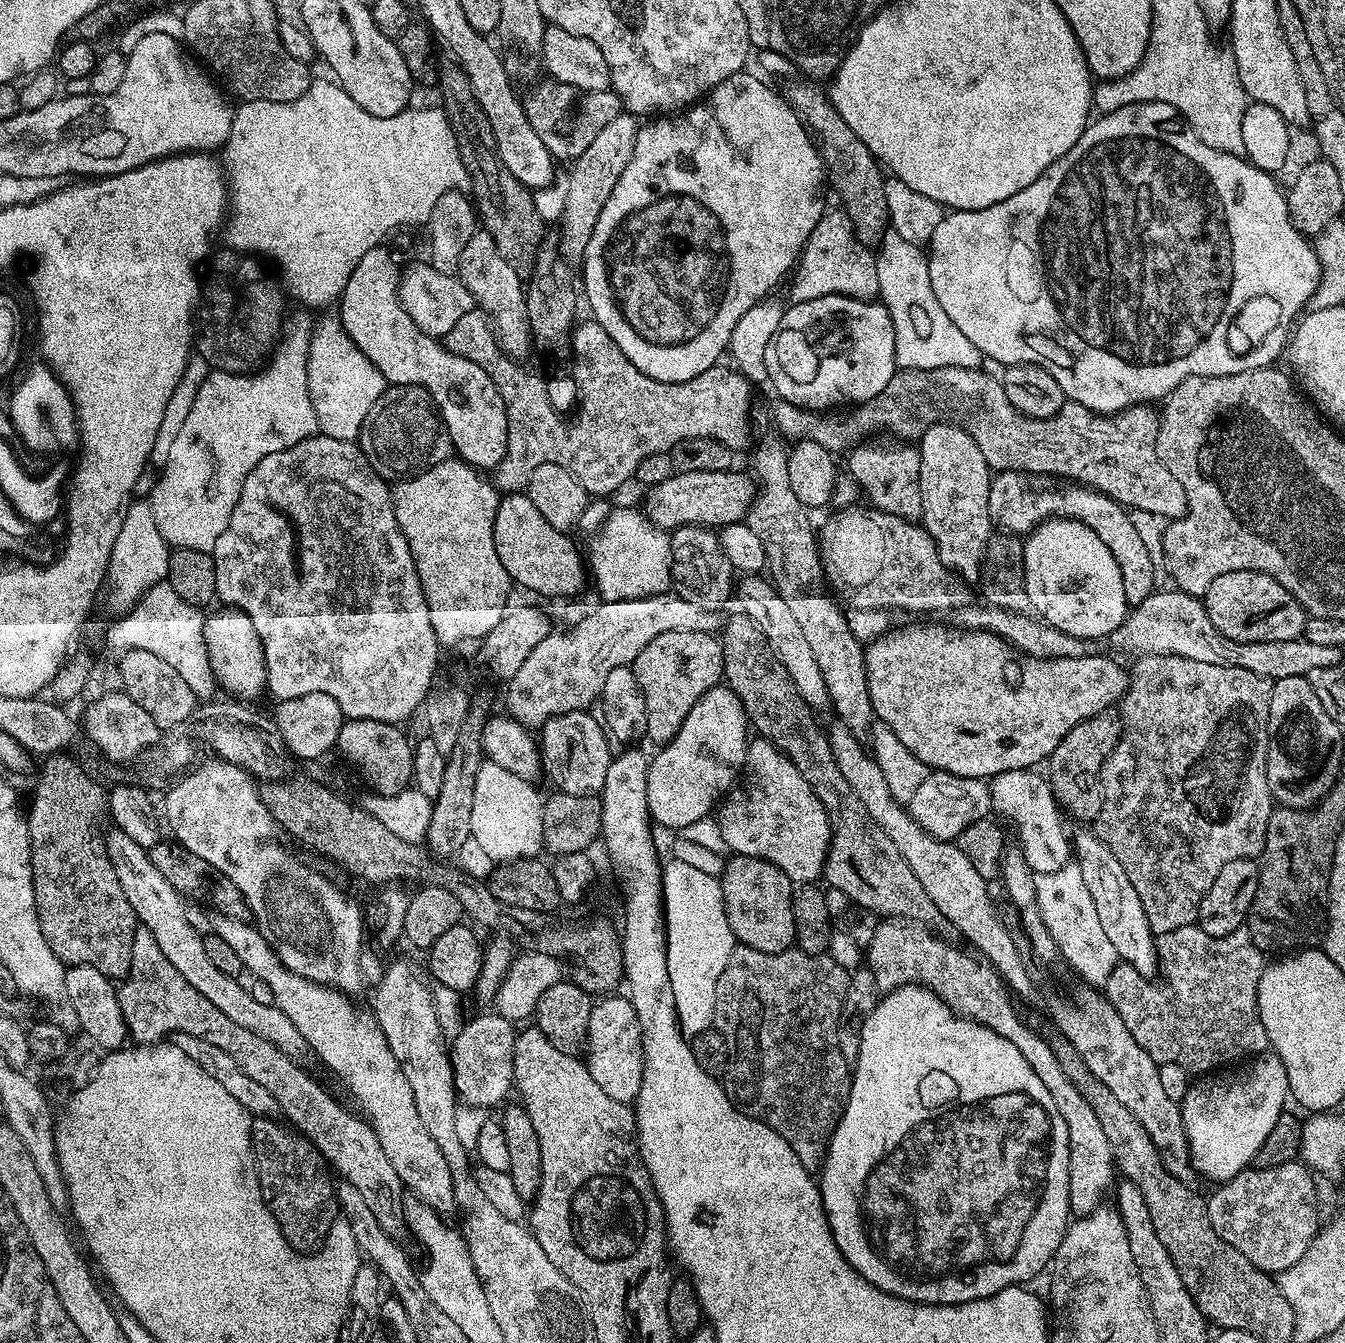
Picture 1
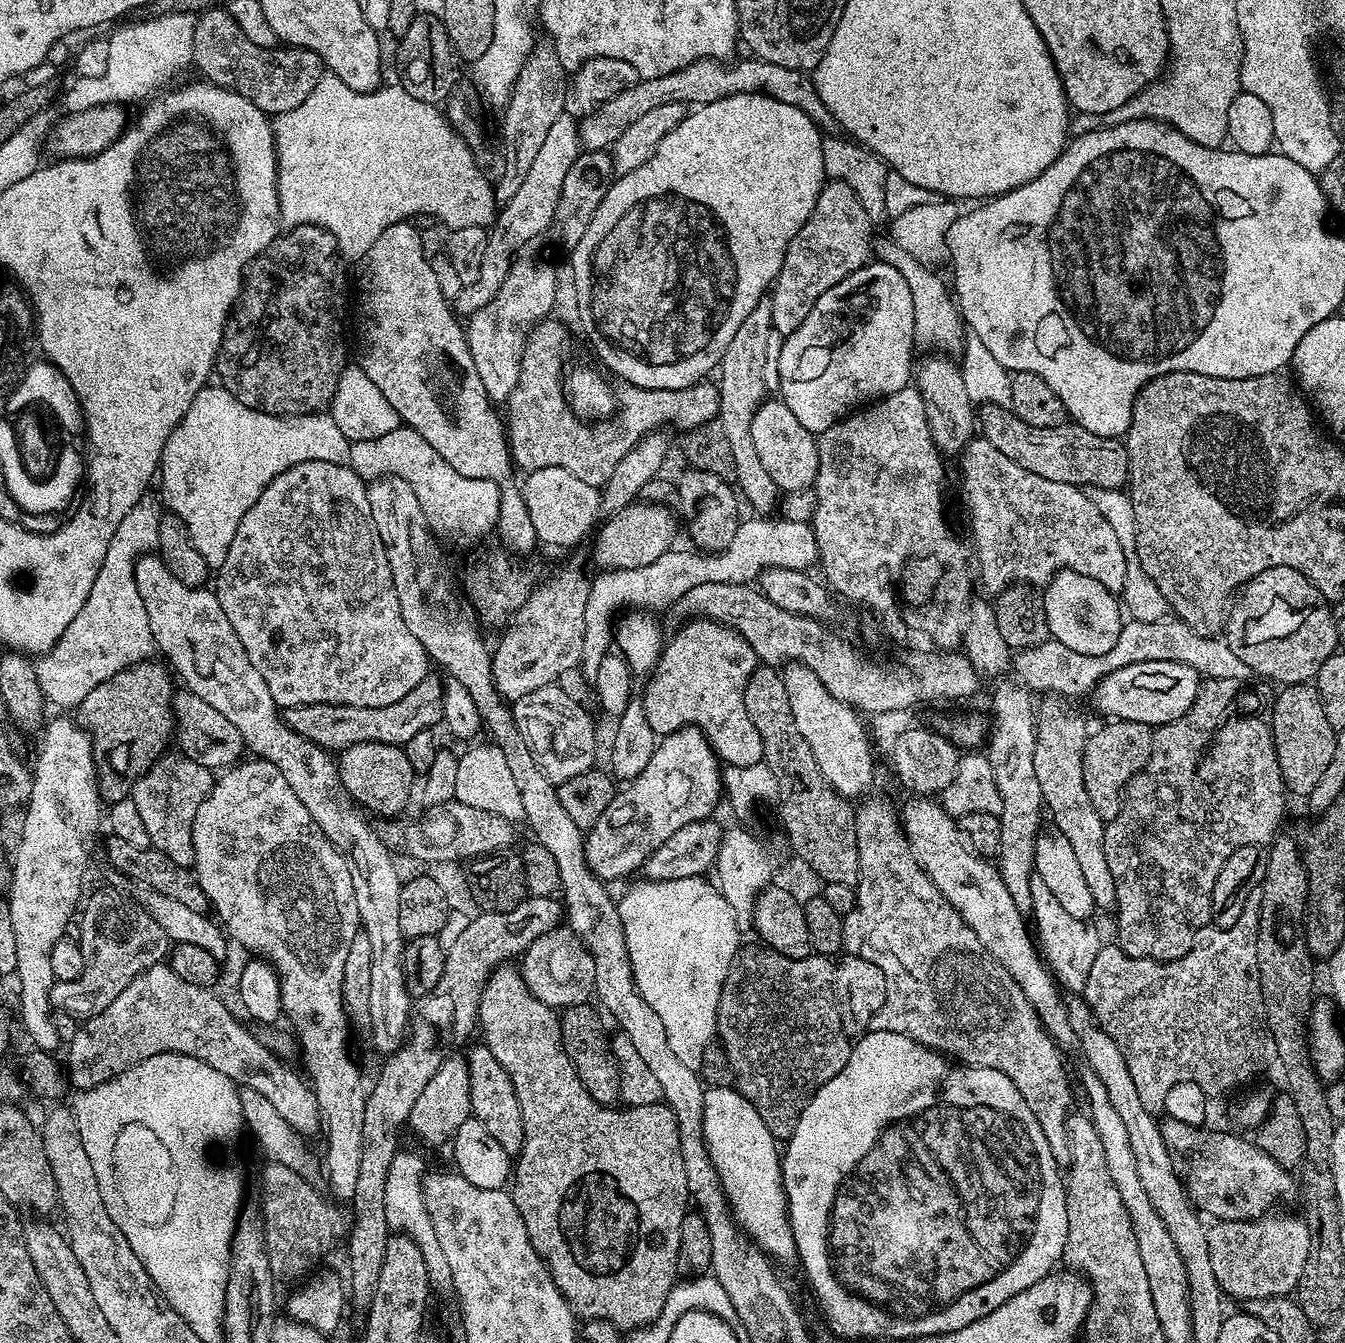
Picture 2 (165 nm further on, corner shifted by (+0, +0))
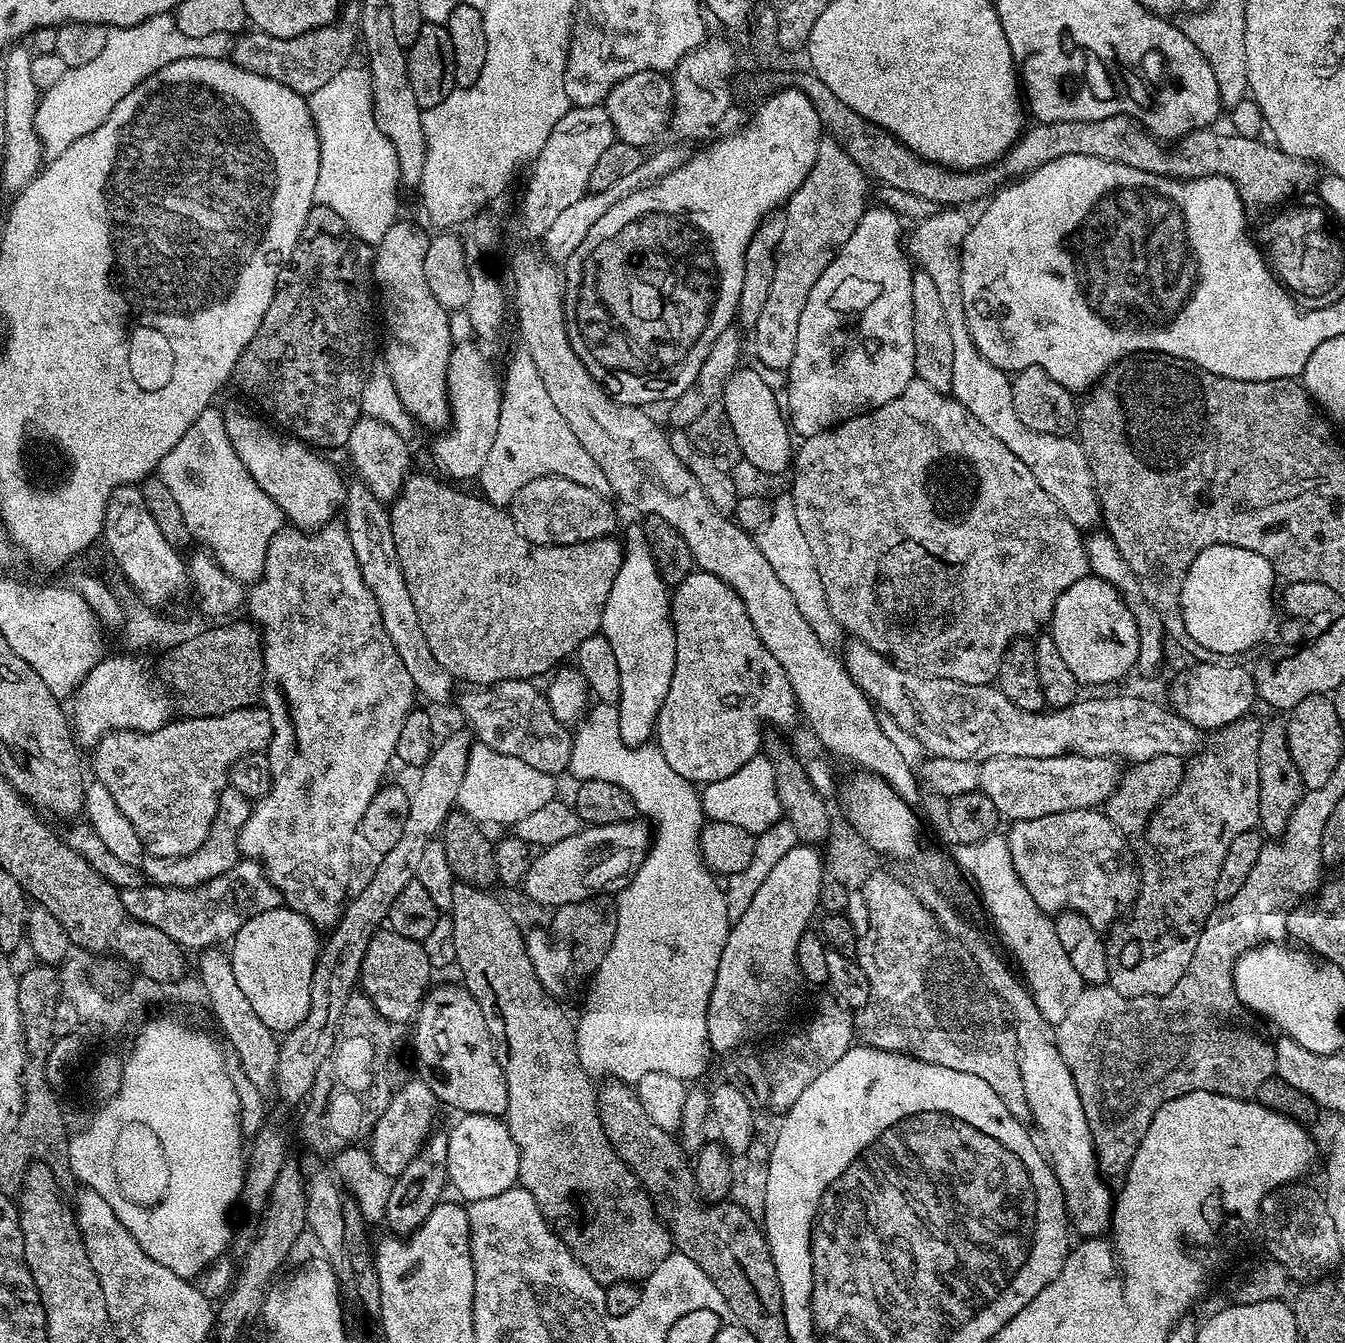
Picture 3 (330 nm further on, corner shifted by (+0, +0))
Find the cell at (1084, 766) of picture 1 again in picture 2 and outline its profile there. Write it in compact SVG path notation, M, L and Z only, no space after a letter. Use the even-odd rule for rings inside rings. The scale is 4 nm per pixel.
M1113 719L1105 728L1100 728L1091 733L1084 741L1084 753L1082 754L1082 779L1086 781L1086 794L1090 794L1090 802L1094 810L1105 822L1113 820L1124 804L1124 793L1130 781L1146 766L1146 762L1152 753L1153 729L1142 722L1130 722L1129 720Z

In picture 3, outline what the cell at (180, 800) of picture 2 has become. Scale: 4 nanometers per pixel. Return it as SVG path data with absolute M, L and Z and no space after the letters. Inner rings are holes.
M230 786L225 788L220 794L216 817L210 826L210 834L202 847L194 850L194 854L173 860L145 855L142 861L142 871L145 877L153 885L170 888L196 888L200 884L218 878L218 874L230 870L236 864L238 859L236 836L240 832L240 827L246 822L249 811L250 801L242 793Z

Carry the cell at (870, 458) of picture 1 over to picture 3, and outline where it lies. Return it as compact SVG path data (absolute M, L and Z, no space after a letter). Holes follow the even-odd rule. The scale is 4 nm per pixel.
M914 378L898 398L851 416L835 428L803 437L794 452L791 476L794 514L798 514L798 526L802 526L810 554L814 554L818 578L822 578L822 590L826 590L826 602L836 623L849 637L866 642L866 646L878 654L905 668L923 672L925 676L950 678L970 686L993 683L1002 654L1006 654L1012 641L1031 637L1040 630L1035 628L1043 624L1045 627L1051 621L1052 607L1060 595L1090 572L1086 540L1084 536L1080 537L1081 529L1060 513L1054 498L1034 482L1034 474L1030 474L1024 463L1018 462L1013 452L1003 442L998 442L998 438L994 438L994 434L990 434L990 430L986 430L986 426L982 426L966 406L959 404L955 396L934 390L934 386L925 380Z

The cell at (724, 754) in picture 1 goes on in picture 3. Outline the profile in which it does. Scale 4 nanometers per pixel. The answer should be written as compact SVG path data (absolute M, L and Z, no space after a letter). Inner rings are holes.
M643 819L623 820L620 824L593 824L581 827L578 834L570 834L570 838L562 838L562 842L551 844L539 854L533 855L532 865L526 874L522 891L536 904L547 910L555 910L583 900L591 900L594 896L619 894L635 872L640 869L650 847L650 828Z

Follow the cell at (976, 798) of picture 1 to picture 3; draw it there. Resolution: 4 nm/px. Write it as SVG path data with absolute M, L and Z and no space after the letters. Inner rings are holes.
M999 756L981 760L979 766L979 791L985 792L994 806L998 806L1001 817L1008 819L1009 816L1012 822L1046 818L1046 814L1062 814L1083 808L1099 809L1110 798L1122 775L1121 765L1110 756Z

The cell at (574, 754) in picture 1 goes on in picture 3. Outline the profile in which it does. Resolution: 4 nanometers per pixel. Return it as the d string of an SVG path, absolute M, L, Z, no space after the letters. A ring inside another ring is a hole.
M503 680L502 683L472 688L461 696L460 710L479 743L490 746L500 754L519 758L534 770L558 776L568 769L573 735L569 727L554 716L547 695L543 691L538 692L534 687L535 683L529 680Z

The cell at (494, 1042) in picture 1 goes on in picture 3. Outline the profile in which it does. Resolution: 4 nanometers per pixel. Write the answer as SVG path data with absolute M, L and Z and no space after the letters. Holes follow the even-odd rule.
M419 1078L411 1079L397 1092L395 1089L389 1095L386 1110L370 1133L372 1161L378 1166L378 1170L393 1178L406 1168L406 1162L410 1162L410 1158L418 1154L418 1150L428 1139L434 1128L432 1119L436 1116L436 1108L438 1109L438 1101L430 1086L426 1086L426 1082Z

